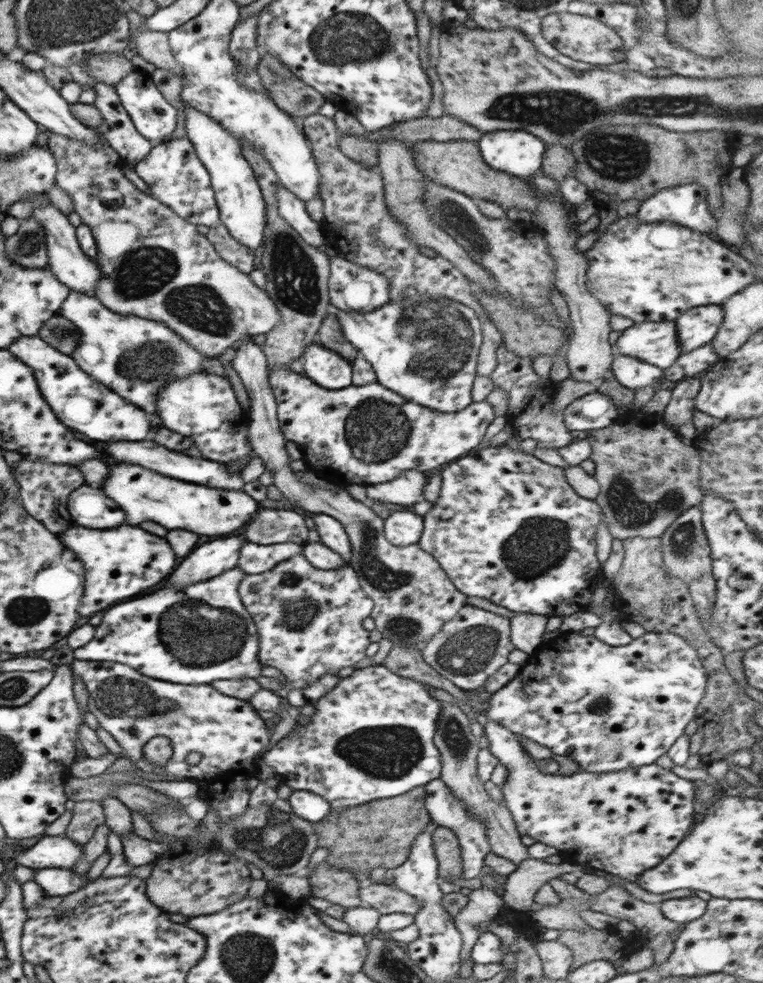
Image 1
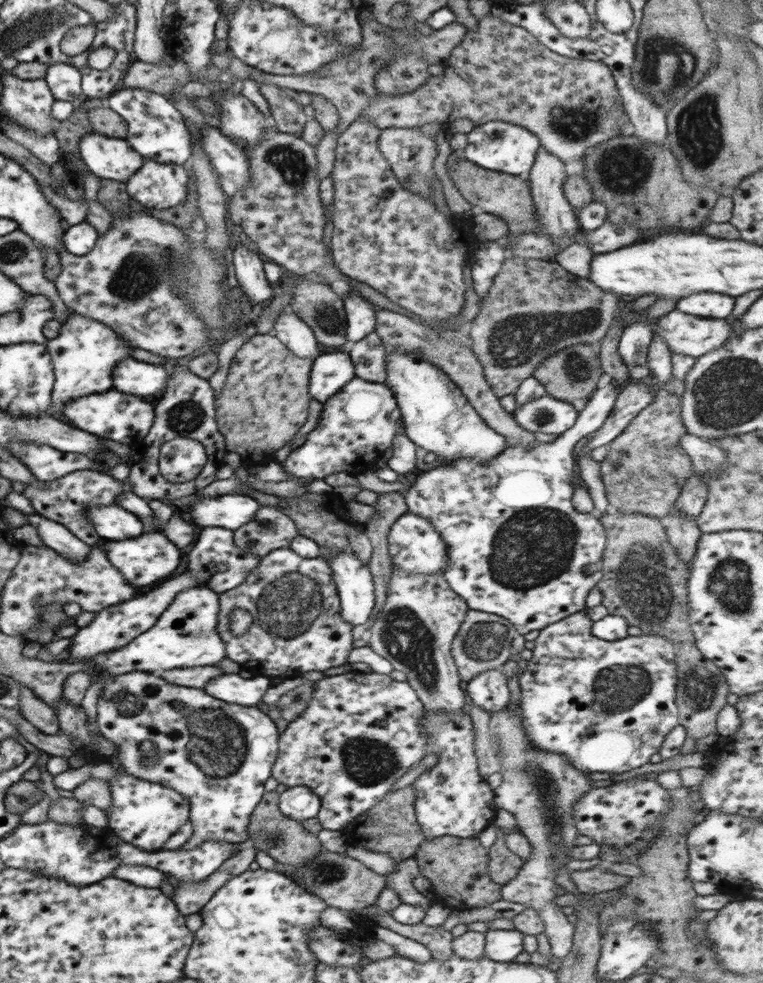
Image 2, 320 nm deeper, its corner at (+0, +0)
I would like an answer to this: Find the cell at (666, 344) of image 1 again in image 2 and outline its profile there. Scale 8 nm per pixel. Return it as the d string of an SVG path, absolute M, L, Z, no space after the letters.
M677 309L653 323L653 336L660 335L672 352L694 358L724 346L738 332L726 320L702 318Z

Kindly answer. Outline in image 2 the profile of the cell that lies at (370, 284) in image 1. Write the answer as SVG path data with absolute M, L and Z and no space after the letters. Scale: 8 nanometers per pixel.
M349 292L342 298L347 318L346 340L349 346L375 332L376 308L360 293Z

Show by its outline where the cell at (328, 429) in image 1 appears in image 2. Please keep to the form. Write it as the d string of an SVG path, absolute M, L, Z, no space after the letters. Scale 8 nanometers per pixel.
M355 376L324 402L323 407L318 426L308 433L307 439L300 447L292 450L286 461L281 462L283 469L296 478L324 479L335 472L347 472L356 477L358 473L372 471L375 461L392 446L395 434L404 430L394 392L385 383L368 382Z

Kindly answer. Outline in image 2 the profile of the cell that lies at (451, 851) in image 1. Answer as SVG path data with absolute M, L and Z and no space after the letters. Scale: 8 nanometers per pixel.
M440 836L432 840L425 840L414 857L418 861L419 874L430 880L434 894L448 898L448 900L444 900L446 906L452 906L457 910L460 906L473 909L501 900L501 887L489 875L488 844L479 841L476 837L462 839L454 836Z

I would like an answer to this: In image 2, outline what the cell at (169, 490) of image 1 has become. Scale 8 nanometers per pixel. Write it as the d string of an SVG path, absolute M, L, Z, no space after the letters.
M226 494L216 496L214 500L208 498L196 500L190 506L190 518L198 526L220 527L231 531L248 524L256 517L262 507L254 498L247 494Z

